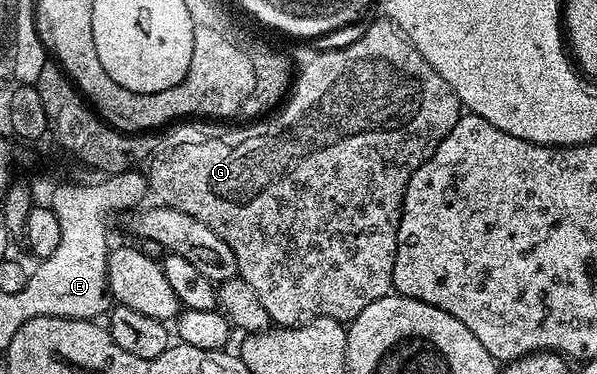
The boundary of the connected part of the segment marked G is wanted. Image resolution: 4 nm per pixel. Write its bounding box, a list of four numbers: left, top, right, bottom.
[154,18,462,326]

